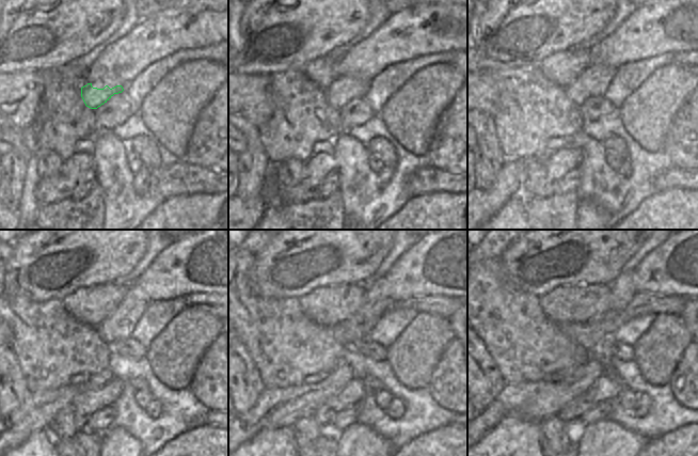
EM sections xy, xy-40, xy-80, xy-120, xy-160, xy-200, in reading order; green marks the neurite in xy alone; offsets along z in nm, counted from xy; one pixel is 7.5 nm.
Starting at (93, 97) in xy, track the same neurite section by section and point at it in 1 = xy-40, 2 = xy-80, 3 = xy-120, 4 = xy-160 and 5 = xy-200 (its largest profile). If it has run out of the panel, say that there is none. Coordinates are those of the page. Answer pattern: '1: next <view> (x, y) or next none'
1: next xy-40 (336, 98)
2: next xy-80 (603, 73)
3: next xy-120 (136, 301)
4: next xy-160 (377, 300)
5: next xy-200 (622, 292)

